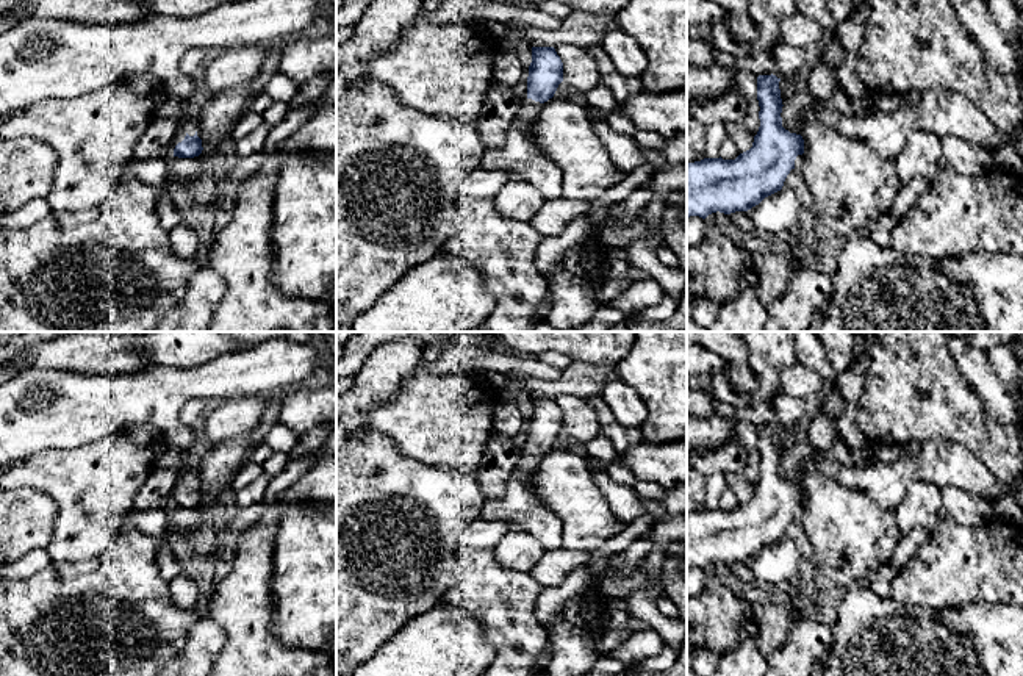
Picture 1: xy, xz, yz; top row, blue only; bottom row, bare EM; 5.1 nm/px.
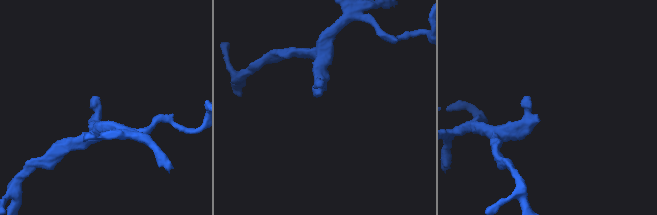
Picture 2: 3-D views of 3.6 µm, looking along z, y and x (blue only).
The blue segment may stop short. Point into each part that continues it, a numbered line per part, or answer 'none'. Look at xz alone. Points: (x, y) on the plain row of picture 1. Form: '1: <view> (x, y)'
1: xz (520, 507)

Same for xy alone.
1: xy (172, 457)

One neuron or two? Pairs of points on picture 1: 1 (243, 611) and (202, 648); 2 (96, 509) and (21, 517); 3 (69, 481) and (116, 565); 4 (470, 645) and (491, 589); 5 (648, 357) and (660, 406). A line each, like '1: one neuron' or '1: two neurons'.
1: two neurons
2: two neurons
3: two neurons
4: two neurons
5: one neuron

